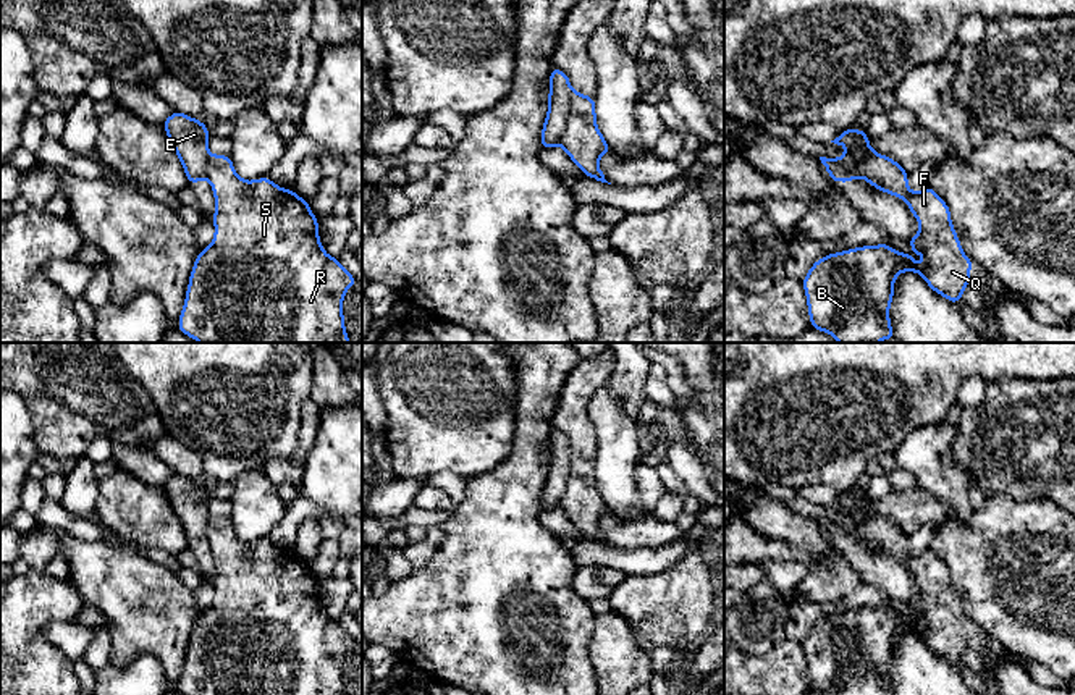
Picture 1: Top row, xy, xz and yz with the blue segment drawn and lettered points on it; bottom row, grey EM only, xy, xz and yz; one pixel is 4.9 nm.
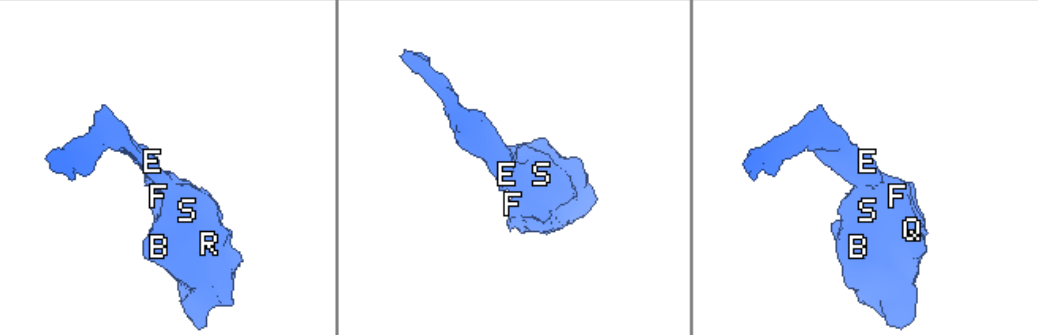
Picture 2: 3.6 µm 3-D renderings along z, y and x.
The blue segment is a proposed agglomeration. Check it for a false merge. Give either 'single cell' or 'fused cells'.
fused cells

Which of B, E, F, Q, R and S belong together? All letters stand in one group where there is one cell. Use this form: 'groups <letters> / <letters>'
groups B F Q R S / E

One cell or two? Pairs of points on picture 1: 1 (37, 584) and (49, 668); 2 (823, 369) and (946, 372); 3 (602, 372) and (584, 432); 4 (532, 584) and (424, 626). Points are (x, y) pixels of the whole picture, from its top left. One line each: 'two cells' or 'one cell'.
1: one cell
2: one cell
3: one cell
4: one cell

